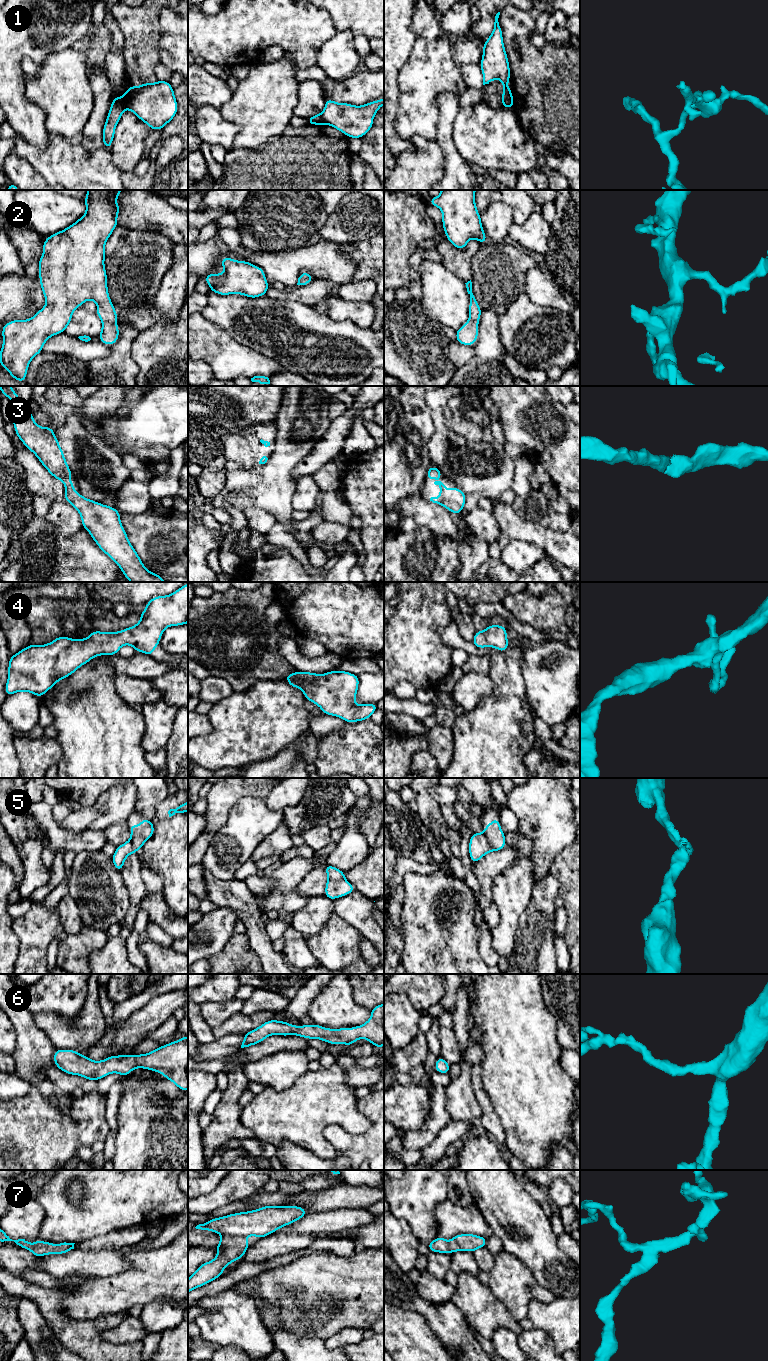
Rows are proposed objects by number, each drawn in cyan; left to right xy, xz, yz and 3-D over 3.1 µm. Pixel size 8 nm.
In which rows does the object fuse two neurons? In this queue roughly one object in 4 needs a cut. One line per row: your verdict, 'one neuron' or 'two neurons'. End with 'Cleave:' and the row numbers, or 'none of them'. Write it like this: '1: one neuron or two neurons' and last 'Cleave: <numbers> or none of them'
1: two neurons
2: one neuron
3: one neuron
4: one neuron
5: one neuron
6: one neuron
7: one neuron
Cleave: 1

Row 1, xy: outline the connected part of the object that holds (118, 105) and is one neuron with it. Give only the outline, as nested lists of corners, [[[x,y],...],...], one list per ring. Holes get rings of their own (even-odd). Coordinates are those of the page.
[[[123,96],[115,97],[111,102],[111,108],[108,112],[105,125],[103,127],[103,144],[104,147],[110,149],[116,125],[118,124],[124,110],[127,108],[126,101]]]

